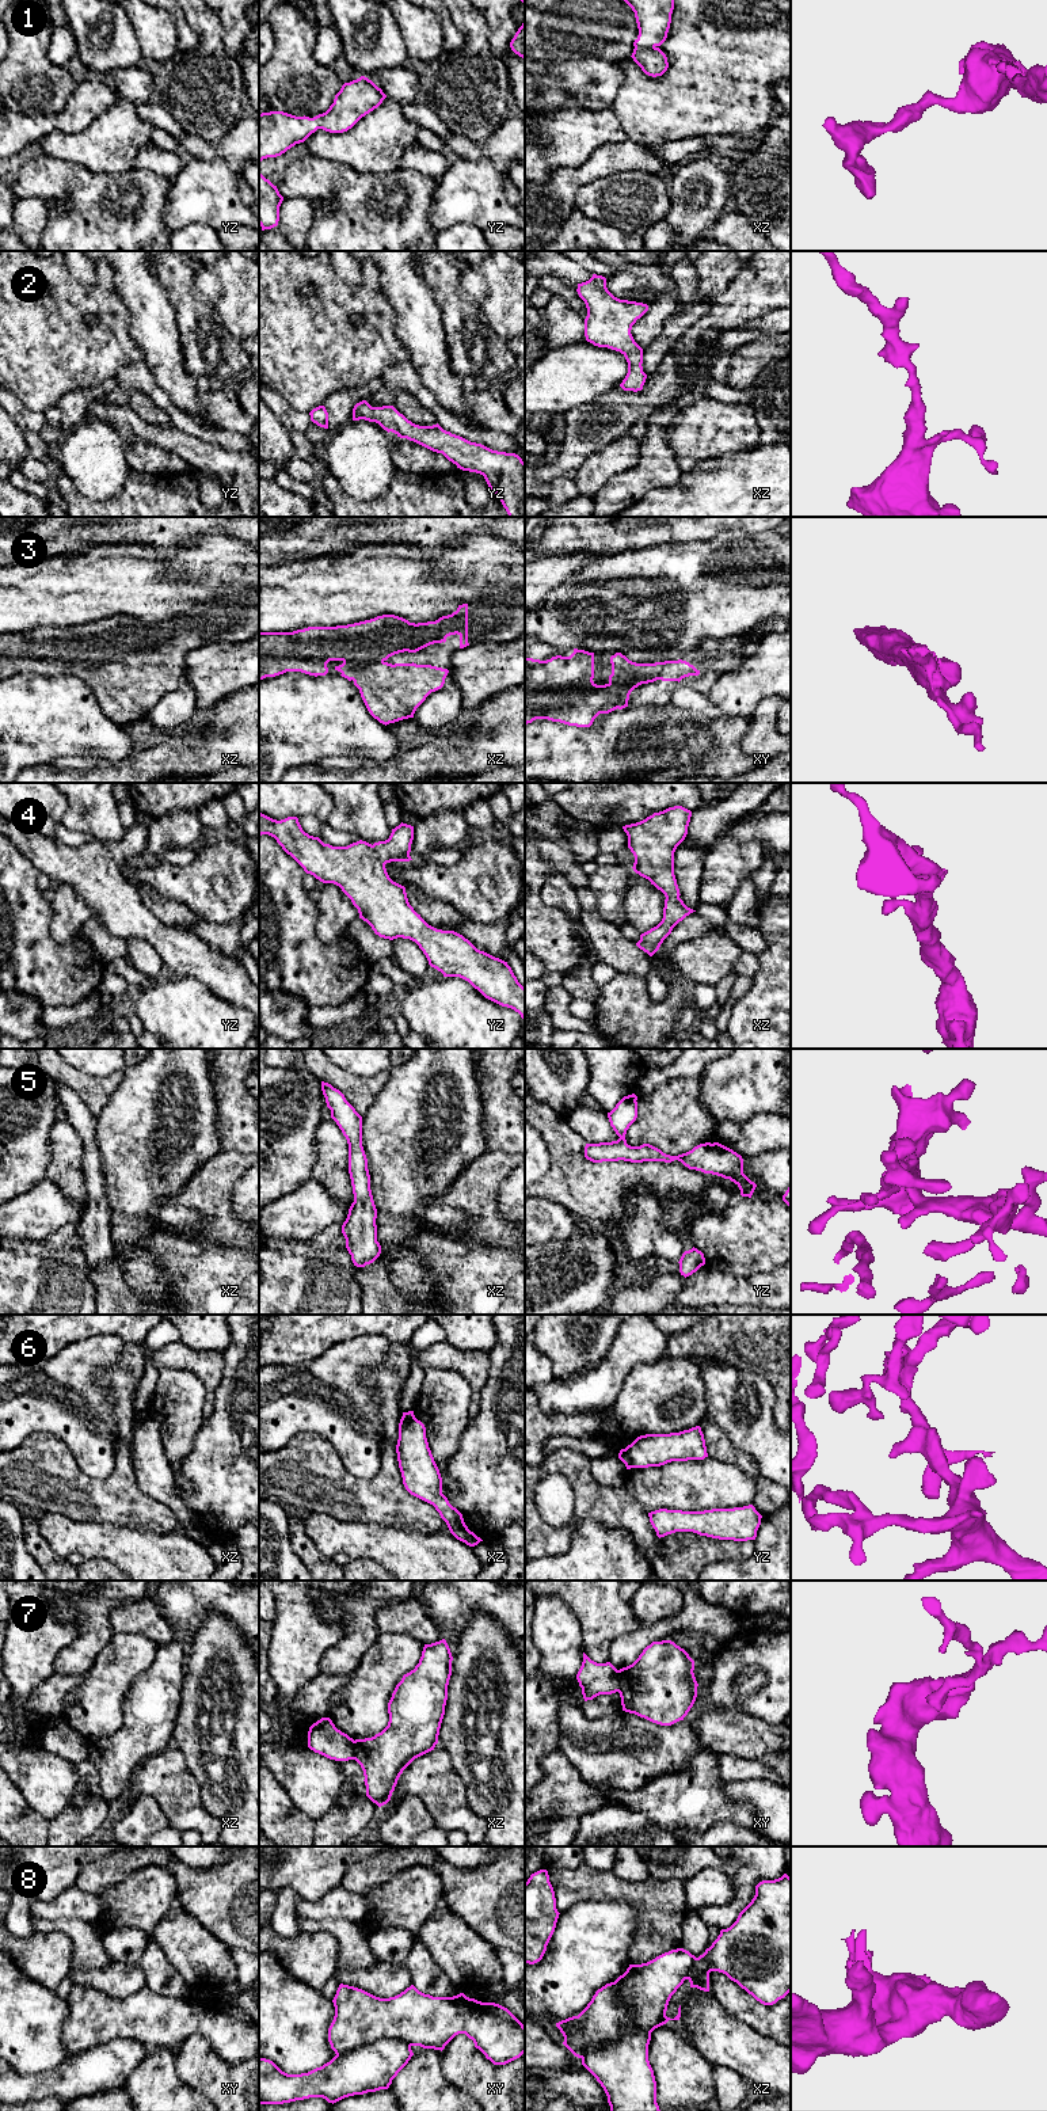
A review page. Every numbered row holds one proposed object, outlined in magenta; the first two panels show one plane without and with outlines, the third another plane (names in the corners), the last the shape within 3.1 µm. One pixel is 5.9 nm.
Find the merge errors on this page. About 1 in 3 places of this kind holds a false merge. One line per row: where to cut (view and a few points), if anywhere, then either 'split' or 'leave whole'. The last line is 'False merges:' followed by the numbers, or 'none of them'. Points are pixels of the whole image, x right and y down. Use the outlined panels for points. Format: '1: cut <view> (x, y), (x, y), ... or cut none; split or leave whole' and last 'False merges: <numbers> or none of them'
1: cut none; leave whole
2: cut none; leave whole
3: cut none; leave whole
4: cut none; leave whole
5: cut none; leave whole
6: cut none; leave whole
7: cut xy (617, 1670), (619, 1691); split
8: cut xz (615, 1981), (631, 2026), (616, 2041), (590, 2046), (581, 2057); split
False merges: 7, 8

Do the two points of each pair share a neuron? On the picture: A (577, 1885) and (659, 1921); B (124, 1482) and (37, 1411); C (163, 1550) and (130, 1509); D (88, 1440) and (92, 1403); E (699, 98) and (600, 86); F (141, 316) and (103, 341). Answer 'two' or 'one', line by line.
A: one
B: two
C: two
D: one
E: two
F: two

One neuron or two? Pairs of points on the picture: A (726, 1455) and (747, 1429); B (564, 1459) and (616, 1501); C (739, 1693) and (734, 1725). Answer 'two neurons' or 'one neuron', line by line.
A: two neurons
B: one neuron
C: two neurons

